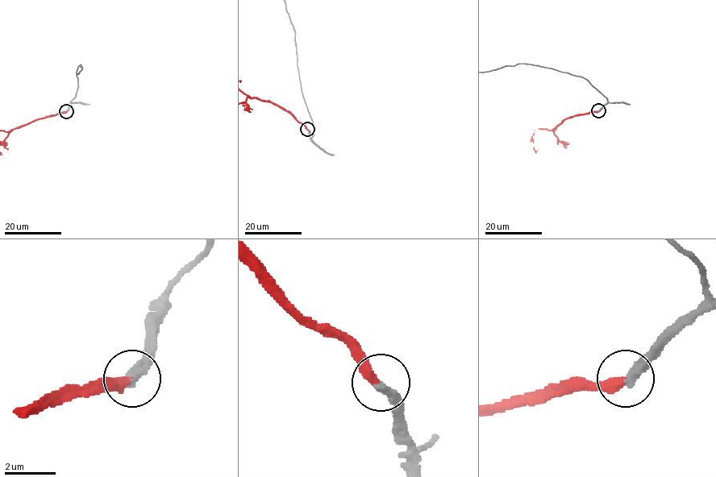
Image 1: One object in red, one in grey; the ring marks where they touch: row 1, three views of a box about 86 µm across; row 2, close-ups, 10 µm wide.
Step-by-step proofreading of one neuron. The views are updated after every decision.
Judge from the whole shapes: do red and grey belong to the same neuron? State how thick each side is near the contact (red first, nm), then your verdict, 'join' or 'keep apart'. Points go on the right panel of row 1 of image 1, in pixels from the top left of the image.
calibres 320 and 400 nm; join

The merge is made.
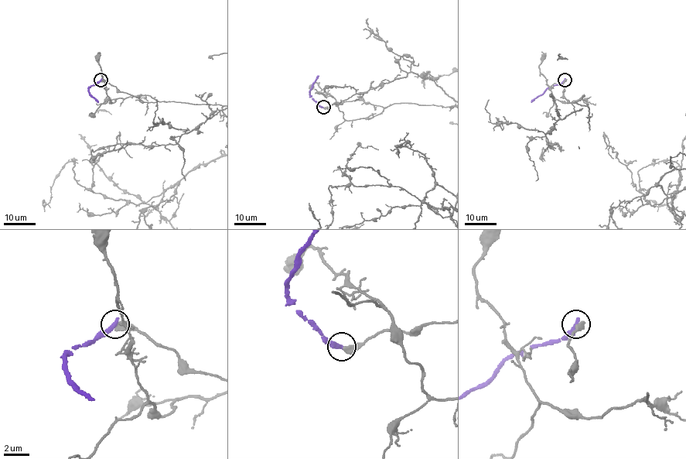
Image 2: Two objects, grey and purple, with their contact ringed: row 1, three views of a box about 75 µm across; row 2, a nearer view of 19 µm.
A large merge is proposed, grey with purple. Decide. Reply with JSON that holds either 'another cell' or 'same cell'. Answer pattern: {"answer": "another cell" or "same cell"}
{"answer": "another cell"}

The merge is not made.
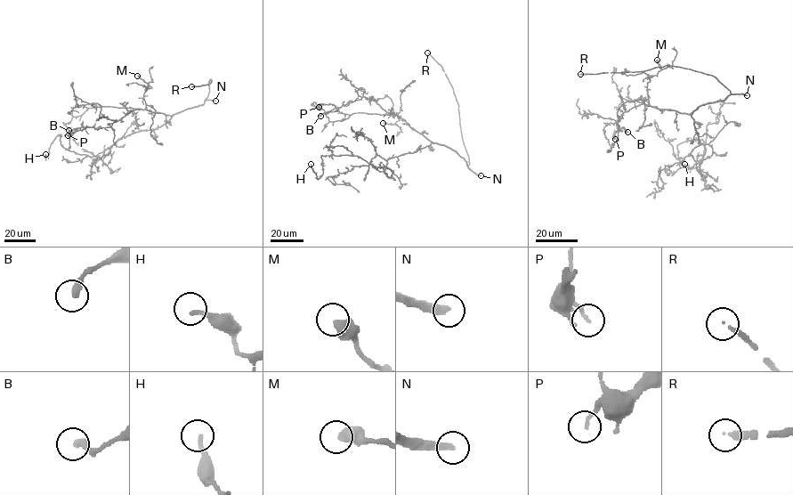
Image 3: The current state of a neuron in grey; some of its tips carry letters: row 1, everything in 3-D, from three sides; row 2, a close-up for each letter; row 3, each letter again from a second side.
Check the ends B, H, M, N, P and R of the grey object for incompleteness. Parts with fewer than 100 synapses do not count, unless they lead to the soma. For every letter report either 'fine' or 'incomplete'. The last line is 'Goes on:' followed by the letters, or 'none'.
B: fine
H: fine
M: fine
N: incomplete
P: fine
R: incomplete
Goes on: N, R

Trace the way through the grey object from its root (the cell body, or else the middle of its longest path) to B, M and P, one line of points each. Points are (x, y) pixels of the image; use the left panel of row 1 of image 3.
B: (161, 126), (171, 116), (137, 109), (109, 127), (81, 126), (68, 130)
M: (161, 126), (171, 116), (148, 110), (143, 93), (151, 87), (137, 76)
P: (161, 126), (171, 116), (137, 109), (109, 127), (84, 126), (68, 135)

